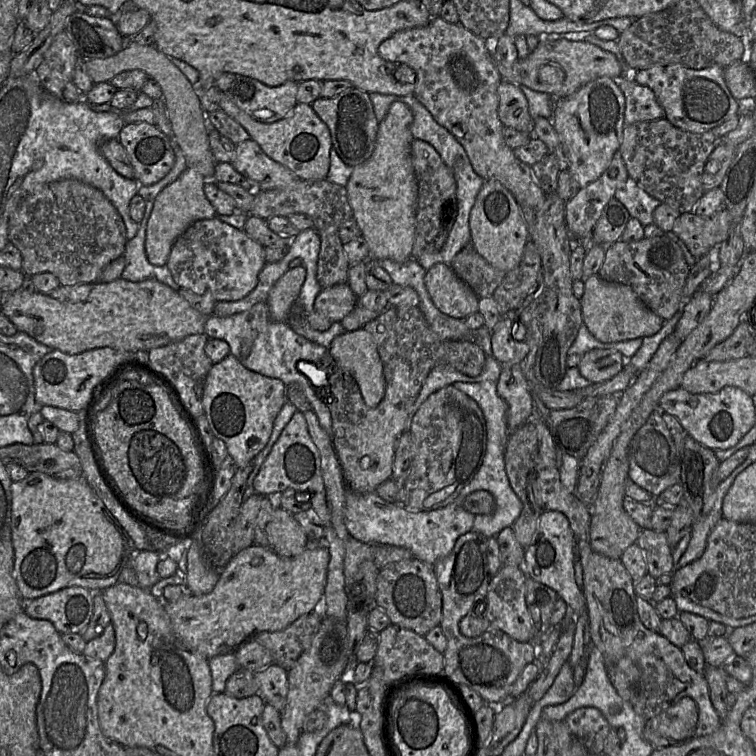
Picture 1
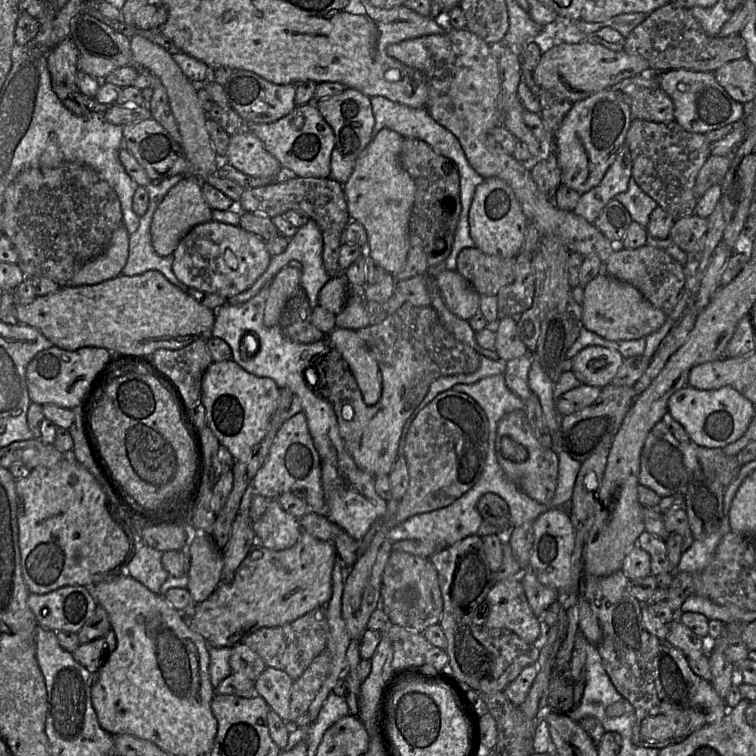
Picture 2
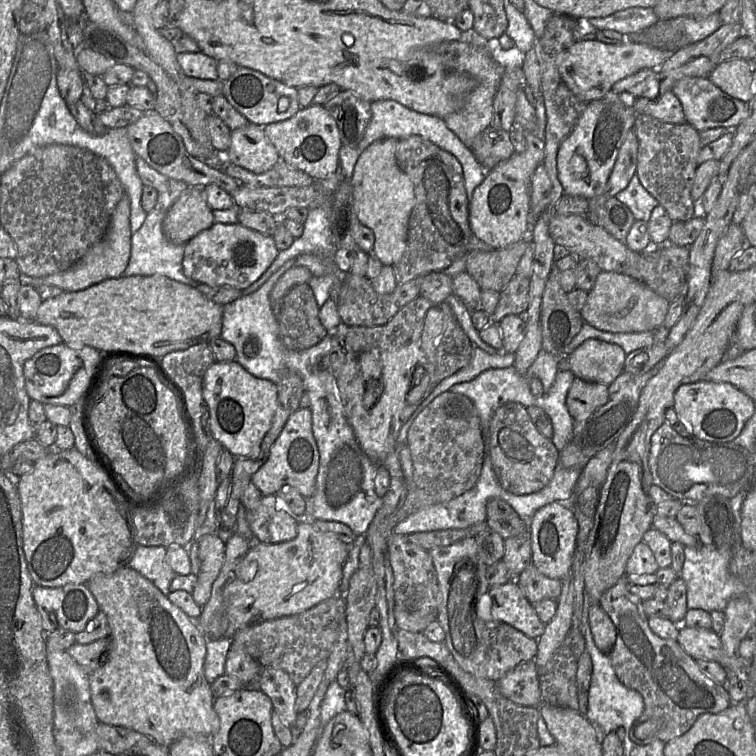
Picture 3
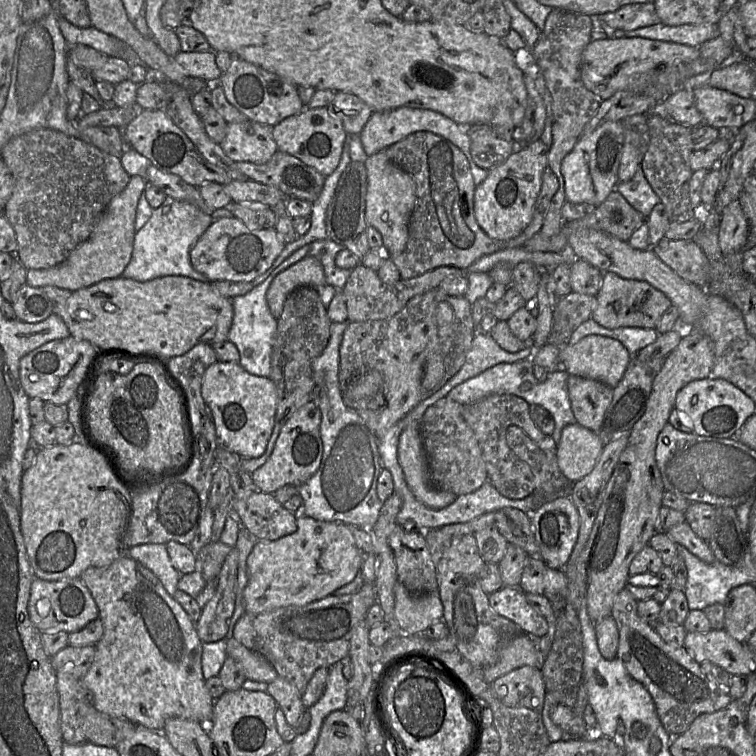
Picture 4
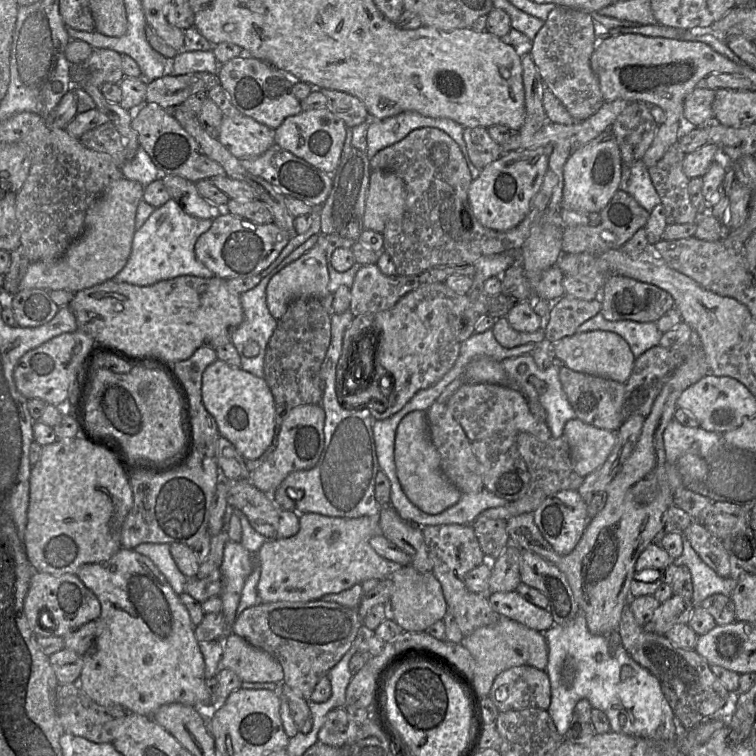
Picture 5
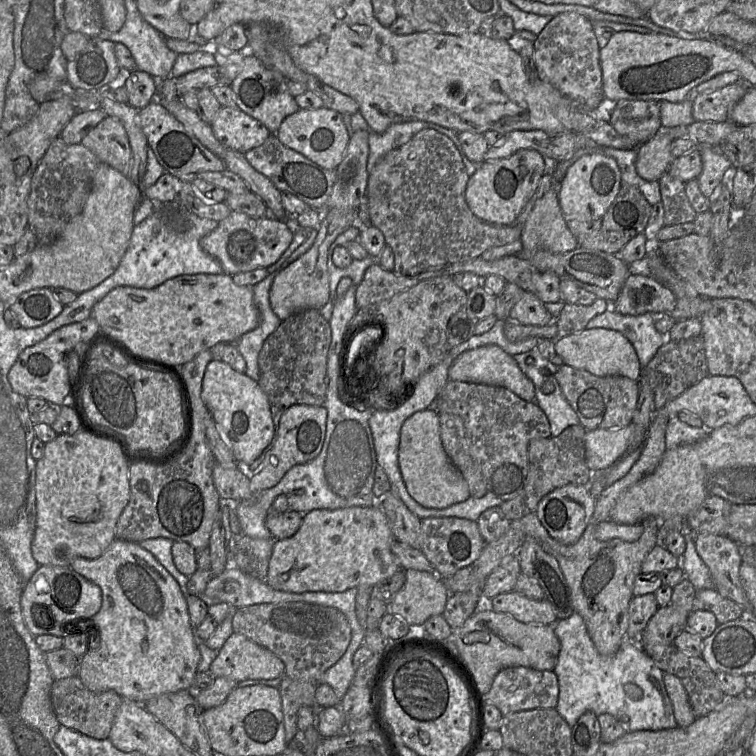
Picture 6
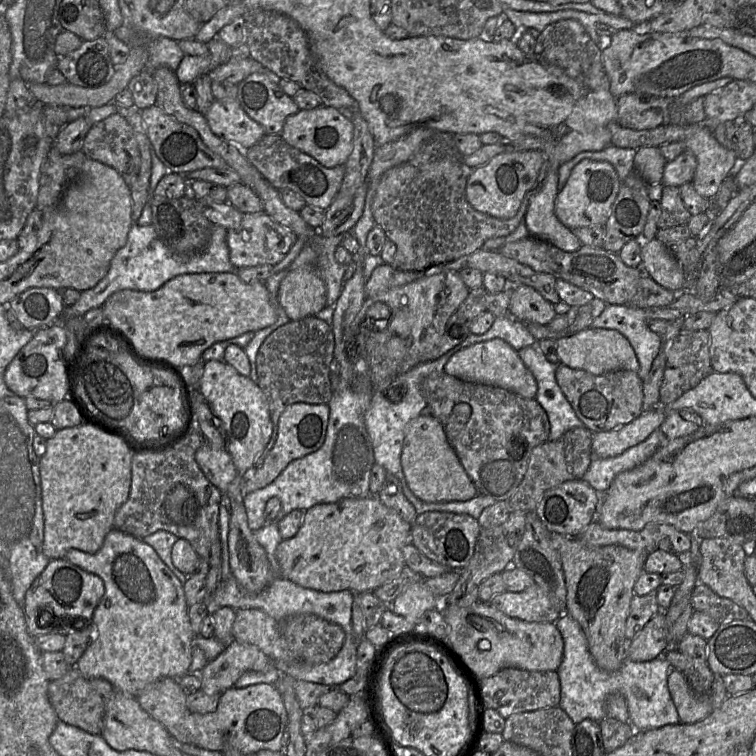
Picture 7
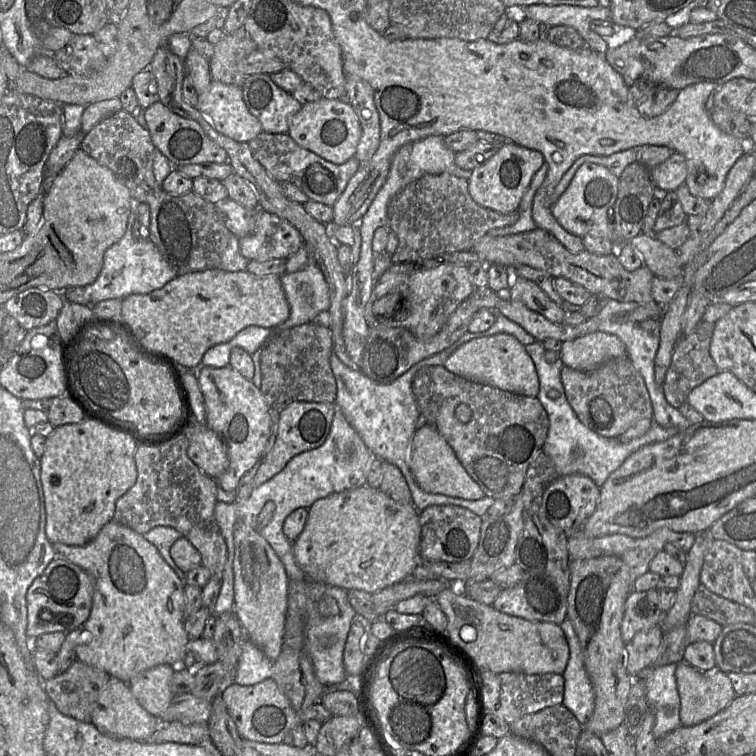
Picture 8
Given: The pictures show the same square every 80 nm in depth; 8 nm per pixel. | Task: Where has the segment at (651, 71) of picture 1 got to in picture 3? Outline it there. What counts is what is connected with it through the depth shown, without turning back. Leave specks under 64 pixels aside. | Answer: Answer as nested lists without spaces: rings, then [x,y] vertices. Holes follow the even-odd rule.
[[[685,77],[677,81],[671,89],[681,102],[686,122],[697,131],[724,127],[728,131],[734,130],[748,117],[747,102],[733,98],[714,85],[708,77]]]

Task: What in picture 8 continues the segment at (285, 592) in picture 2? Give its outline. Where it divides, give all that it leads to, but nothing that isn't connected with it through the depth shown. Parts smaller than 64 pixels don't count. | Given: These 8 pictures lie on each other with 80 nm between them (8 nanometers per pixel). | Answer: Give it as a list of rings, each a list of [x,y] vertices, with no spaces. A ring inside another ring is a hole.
[[[367,484],[354,489],[333,493],[325,498],[318,499],[308,508],[308,517],[305,527],[299,537],[292,542],[292,549],[295,560],[308,577],[316,582],[328,586],[339,587],[345,590],[362,590],[371,594],[376,593],[388,586],[402,582],[412,571],[421,564],[419,553],[421,529],[419,524],[419,511],[413,504],[394,501],[378,488],[369,487]]]

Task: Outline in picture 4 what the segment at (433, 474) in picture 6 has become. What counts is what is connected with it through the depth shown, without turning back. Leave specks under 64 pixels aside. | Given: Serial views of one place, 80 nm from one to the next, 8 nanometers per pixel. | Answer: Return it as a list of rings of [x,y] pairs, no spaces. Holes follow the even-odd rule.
[[[411,422],[398,440],[397,460],[415,498],[428,508],[439,510],[452,504],[457,495],[434,487],[429,479],[419,422]]]

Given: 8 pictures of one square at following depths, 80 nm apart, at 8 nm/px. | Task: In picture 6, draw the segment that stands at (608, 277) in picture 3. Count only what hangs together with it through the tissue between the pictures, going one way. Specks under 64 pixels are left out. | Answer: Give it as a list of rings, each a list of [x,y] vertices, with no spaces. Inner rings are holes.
[[[633,270],[610,308],[622,315],[666,314],[676,303],[674,293],[643,270]]]

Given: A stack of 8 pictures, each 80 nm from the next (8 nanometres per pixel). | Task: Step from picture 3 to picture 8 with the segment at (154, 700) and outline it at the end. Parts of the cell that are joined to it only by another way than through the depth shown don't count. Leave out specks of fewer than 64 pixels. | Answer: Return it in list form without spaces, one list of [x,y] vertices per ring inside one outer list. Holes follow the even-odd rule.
[[[112,520],[103,526],[103,528],[92,541],[83,546],[70,546],[59,543],[54,544],[54,547],[58,553],[58,556],[64,557],[68,561],[78,565],[83,570],[85,570],[92,577],[94,584],[91,614],[81,627],[84,629],[85,633],[83,634],[83,642],[80,643],[76,649],[77,660],[92,667],[103,670],[111,677],[115,677],[126,683],[128,683],[135,675],[157,665],[168,664],[174,667],[178,667],[182,664],[183,659],[188,653],[187,644],[190,640],[185,629],[185,582],[178,577],[178,575],[167,564],[167,562],[159,553],[158,549],[152,543],[146,540],[143,535],[135,532],[131,528]]]

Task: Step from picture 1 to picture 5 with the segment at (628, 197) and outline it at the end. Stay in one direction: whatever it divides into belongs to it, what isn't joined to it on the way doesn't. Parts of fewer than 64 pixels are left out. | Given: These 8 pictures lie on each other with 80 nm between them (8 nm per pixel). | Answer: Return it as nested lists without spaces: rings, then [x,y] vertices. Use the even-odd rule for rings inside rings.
[[[638,160],[630,166],[622,166],[619,190],[631,195],[649,213],[661,203],[648,169],[642,160]]]

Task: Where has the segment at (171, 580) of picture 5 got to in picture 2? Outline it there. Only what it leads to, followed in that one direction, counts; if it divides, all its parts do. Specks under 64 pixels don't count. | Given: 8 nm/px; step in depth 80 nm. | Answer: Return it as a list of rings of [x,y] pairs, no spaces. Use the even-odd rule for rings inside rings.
[[[139,543],[137,551],[125,567],[127,574],[159,594],[162,584],[169,577],[162,565],[162,556],[163,552]]]

